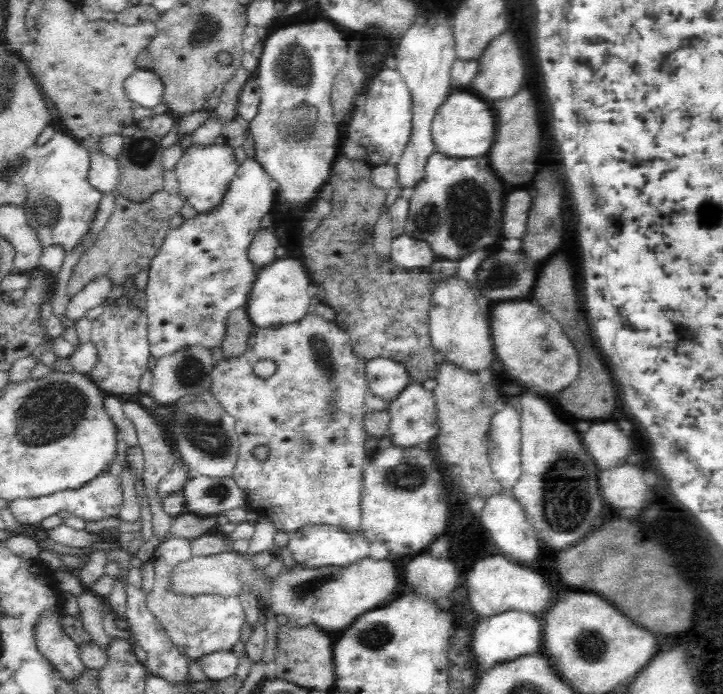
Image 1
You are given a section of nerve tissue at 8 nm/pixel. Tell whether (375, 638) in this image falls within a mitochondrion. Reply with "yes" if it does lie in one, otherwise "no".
yes

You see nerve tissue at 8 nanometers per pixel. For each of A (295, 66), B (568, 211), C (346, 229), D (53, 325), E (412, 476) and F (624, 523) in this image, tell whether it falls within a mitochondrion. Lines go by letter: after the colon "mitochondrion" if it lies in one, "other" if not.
A: mitochondrion
B: other
C: other
D: other
E: mitochondrion
F: other

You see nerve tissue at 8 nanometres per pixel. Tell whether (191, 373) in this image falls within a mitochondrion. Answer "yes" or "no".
yes

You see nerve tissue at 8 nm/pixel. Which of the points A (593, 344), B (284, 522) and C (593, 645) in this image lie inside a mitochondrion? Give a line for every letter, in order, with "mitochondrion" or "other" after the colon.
A: other
B: other
C: mitochondrion

